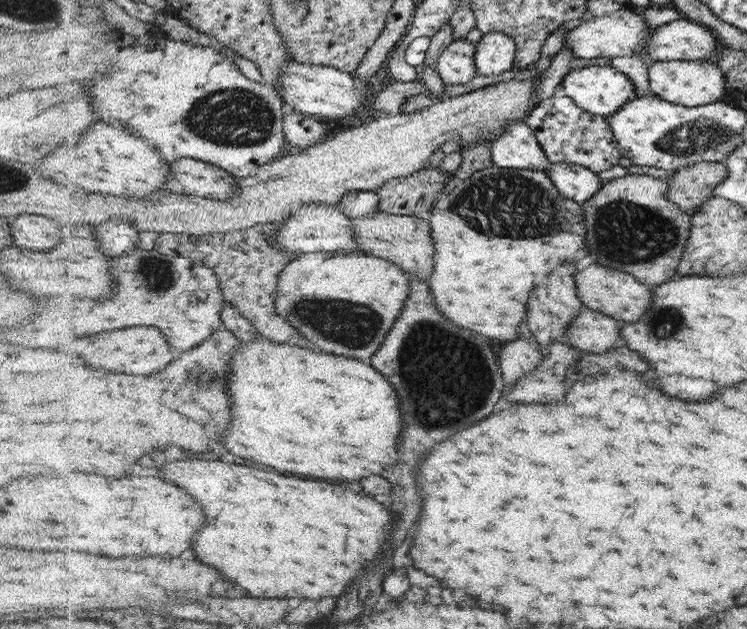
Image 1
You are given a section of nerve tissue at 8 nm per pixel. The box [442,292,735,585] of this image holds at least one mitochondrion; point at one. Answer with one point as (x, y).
(663, 323)

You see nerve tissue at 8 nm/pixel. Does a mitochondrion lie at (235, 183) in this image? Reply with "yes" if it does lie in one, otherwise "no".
no

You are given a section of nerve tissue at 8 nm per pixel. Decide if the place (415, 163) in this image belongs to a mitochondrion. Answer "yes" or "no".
no

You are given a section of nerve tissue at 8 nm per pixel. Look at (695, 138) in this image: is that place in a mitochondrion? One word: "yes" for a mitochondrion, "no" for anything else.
yes

